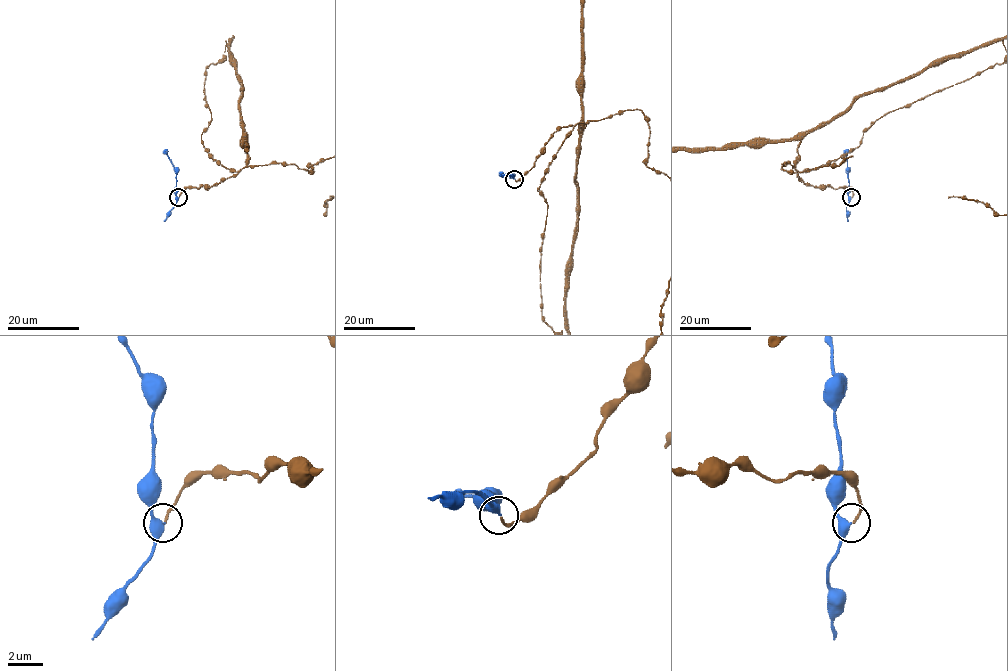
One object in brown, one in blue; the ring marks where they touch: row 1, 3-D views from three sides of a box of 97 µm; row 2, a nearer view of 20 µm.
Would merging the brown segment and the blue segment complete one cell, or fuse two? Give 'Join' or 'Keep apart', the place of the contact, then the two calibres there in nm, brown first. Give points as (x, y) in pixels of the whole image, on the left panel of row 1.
Join. Place: (178, 197). Thickness 110 nm (brown) against 360 nm

